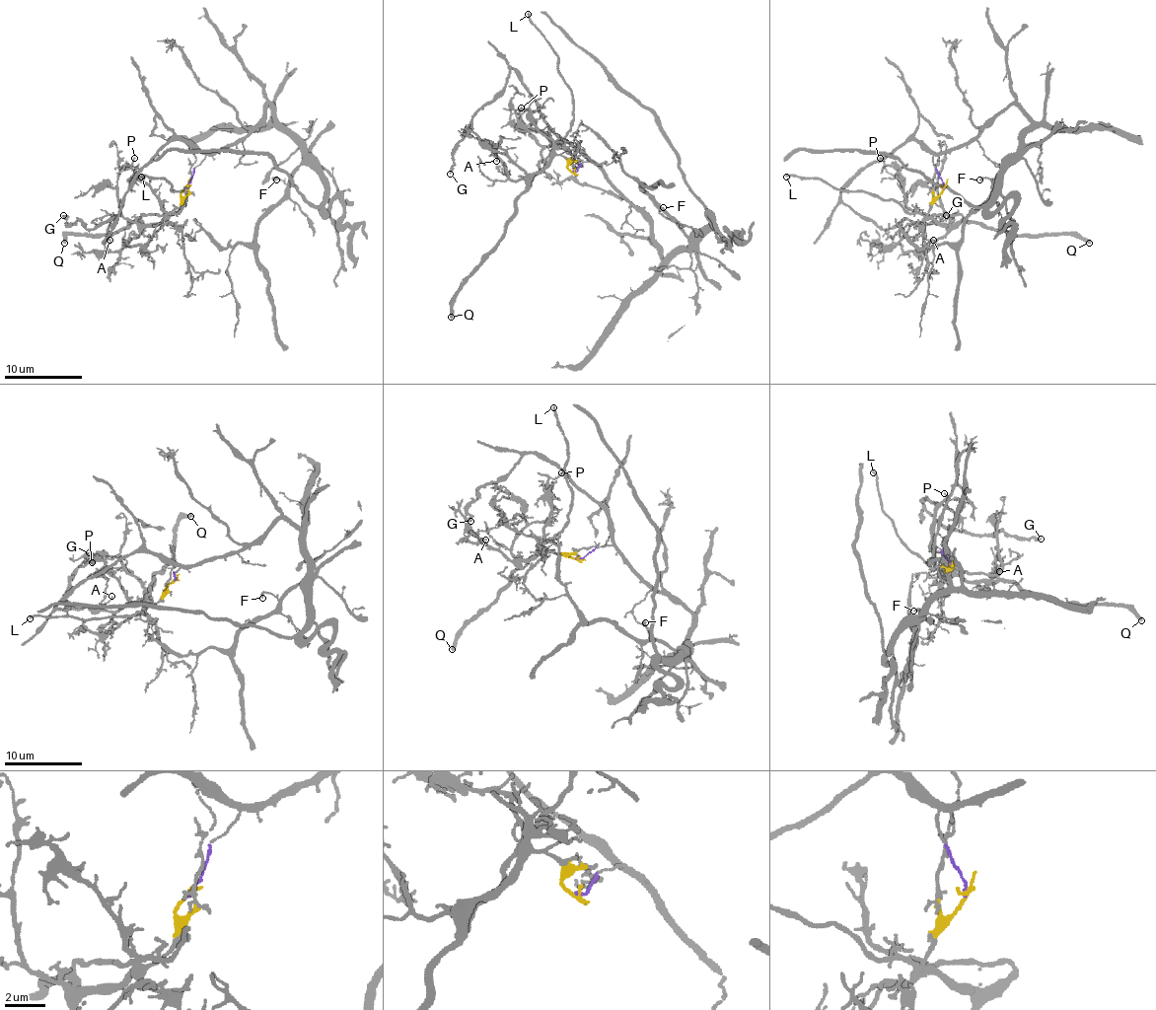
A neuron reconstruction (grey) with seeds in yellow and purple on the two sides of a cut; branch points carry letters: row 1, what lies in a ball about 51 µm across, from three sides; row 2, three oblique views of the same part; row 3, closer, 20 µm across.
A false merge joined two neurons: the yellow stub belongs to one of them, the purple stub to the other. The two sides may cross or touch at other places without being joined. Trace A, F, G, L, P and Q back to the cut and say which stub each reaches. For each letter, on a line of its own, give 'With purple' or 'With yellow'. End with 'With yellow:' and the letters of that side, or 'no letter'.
A: With yellow
F: With purple
G: With purple
L: With yellow
P: With yellow
Q: With yellow
With yellow: A, L, P, Q

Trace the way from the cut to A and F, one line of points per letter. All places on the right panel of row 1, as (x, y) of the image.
A: (943, 186), (927, 216), (947, 231), (927, 251), (923, 251), (933, 239)
F: (943, 186), (933, 157), (967, 145), (1015, 105), (1031, 128), (1021, 138), (1015, 159), (994, 180), (980, 180)

